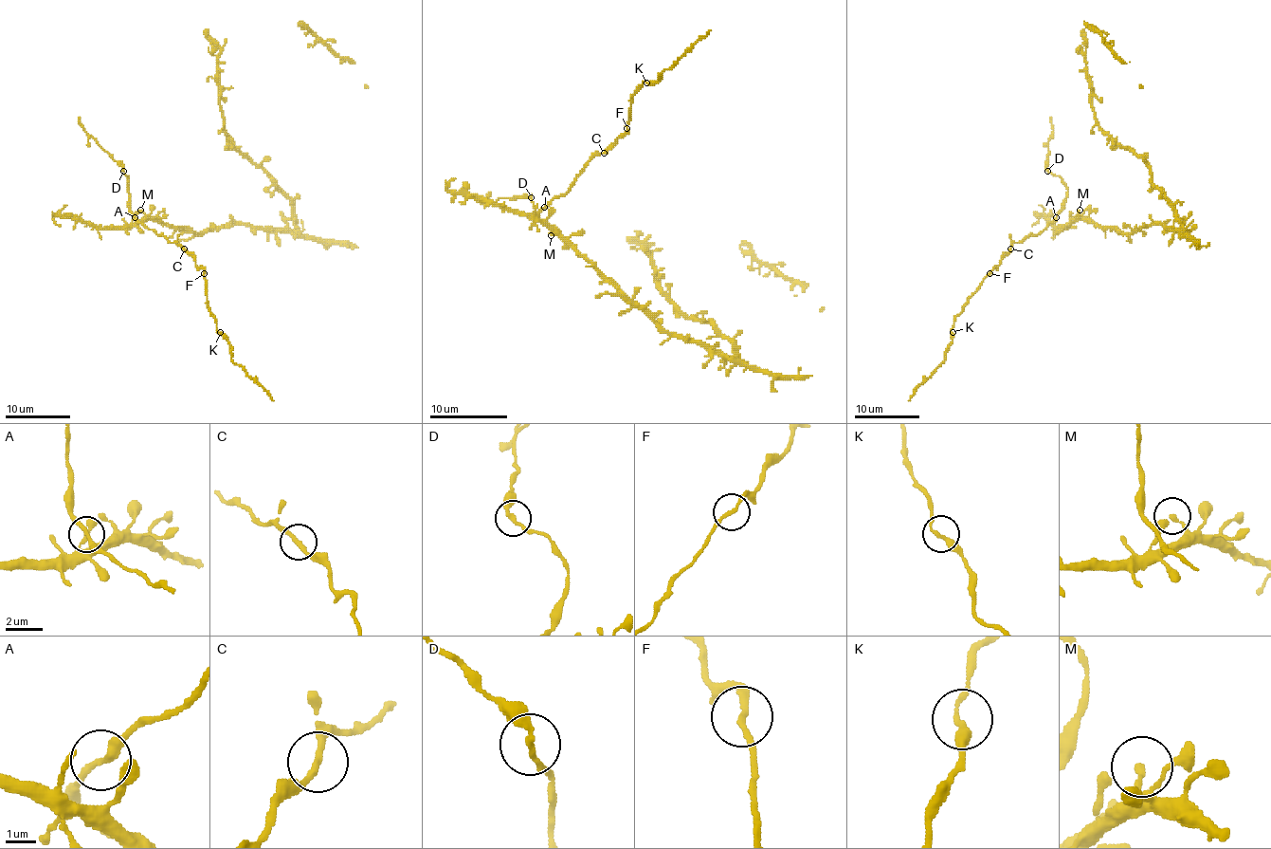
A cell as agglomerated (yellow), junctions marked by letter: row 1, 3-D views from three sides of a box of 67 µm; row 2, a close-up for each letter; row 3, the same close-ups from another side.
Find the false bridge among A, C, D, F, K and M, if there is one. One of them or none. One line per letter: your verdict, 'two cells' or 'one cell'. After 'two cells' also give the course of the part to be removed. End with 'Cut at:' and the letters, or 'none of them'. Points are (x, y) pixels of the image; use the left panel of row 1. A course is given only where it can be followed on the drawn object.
A: one cell
C: one cell
D: one cell
F: one cell
K: one cell
M: one cell
Cut at: none of them

